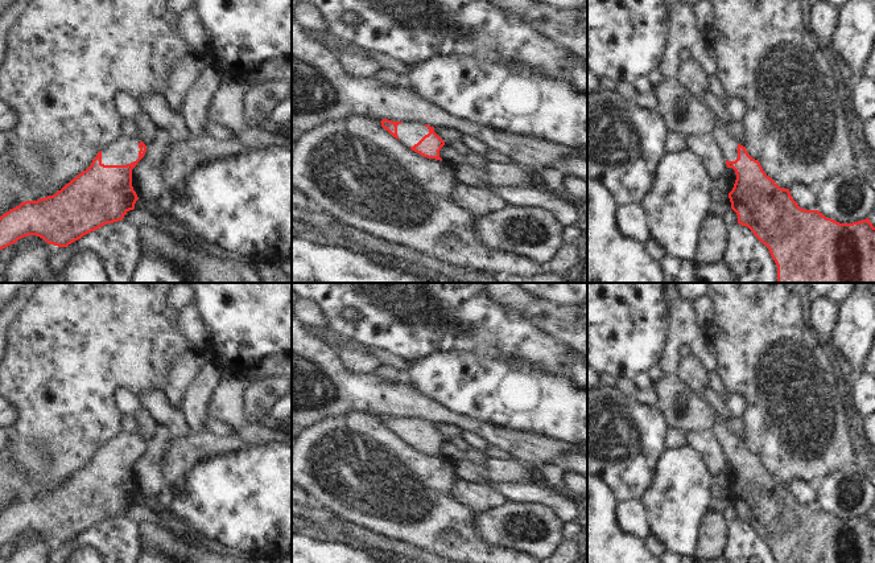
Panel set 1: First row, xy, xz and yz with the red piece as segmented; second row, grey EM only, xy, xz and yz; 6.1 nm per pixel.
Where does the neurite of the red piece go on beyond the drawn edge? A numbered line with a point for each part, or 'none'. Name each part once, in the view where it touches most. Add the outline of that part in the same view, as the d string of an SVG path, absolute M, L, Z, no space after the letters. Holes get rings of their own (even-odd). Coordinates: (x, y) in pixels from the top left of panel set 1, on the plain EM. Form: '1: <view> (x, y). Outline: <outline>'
1: xy (124, 447). Outline: M121 432L110 443L102 447L102 460L104 461L127 461L139 455L140 432L127 435Z

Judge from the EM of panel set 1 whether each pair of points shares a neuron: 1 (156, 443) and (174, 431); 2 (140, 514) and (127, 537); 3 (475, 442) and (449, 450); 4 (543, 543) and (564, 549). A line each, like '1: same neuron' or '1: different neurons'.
1: different neurons
2: different neurons
3: same neuron
4: different neurons

